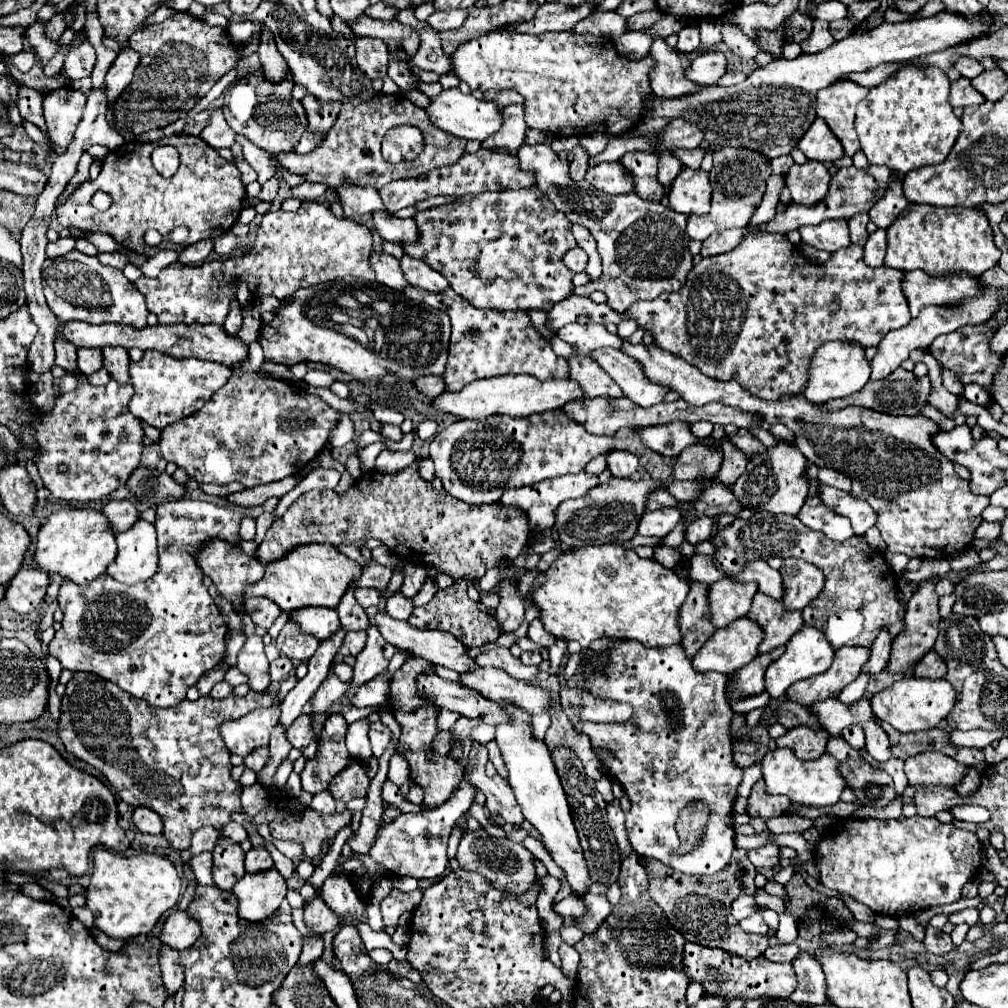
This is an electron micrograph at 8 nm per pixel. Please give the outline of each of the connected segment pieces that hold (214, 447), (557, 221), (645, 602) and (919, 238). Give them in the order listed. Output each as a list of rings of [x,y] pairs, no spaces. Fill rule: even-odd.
[[[241,373],[231,375],[221,391],[217,391],[217,395],[197,411],[197,415],[163,429],[159,447],[163,459],[185,469],[197,483],[227,485],[231,481],[239,481],[251,489],[299,473],[325,447],[329,433],[339,419],[339,411],[331,409],[321,397],[311,395],[301,385],[273,379],[267,373]]]
[[[537,187],[519,191],[485,191],[471,201],[457,199],[453,203],[433,207],[415,215],[421,227],[421,239],[409,243],[403,251],[411,257],[423,259],[429,267],[449,279],[449,285],[465,297],[473,307],[499,309],[499,311],[549,311],[555,303],[571,295],[573,271],[565,267],[563,255],[575,247],[571,223],[549,203],[547,195]]]
[[[589,545],[561,553],[553,565],[539,573],[531,585],[531,599],[541,611],[541,623],[545,629],[567,641],[579,641],[583,651],[589,649],[591,641],[599,637],[613,639],[635,639],[645,647],[661,647],[681,643],[679,631],[679,609],[689,593],[689,583],[683,581],[673,569],[661,567],[653,559],[641,559],[635,551],[621,545]]]
[[[909,205],[893,227],[887,229],[887,255],[885,265],[899,271],[921,269],[931,277],[945,277],[955,273],[967,273],[969,277],[977,277],[987,269],[995,267],[999,255],[993,247],[993,233],[985,215],[979,209],[953,207],[953,209],[937,209],[931,205]],[[931,215],[937,215],[939,221],[929,221]]]

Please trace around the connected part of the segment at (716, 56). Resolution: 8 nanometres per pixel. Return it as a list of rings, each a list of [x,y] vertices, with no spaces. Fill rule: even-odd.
[[[709,51],[709,55],[699,55],[697,61],[691,63],[687,75],[695,83],[715,85],[727,71],[727,59],[721,51]]]

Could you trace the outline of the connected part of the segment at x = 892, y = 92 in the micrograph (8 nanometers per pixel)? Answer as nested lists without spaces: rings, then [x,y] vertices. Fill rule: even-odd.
[[[903,67],[859,103],[855,131],[871,165],[887,165],[899,175],[945,161],[961,133],[961,121],[949,105],[947,75],[937,67]]]

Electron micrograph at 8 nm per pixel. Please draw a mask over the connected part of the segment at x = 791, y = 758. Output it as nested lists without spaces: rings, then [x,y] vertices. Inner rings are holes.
[[[773,749],[761,759],[761,771],[767,795],[785,795],[793,803],[807,807],[831,807],[839,801],[843,789],[847,787],[847,783],[841,781],[841,773],[837,771],[837,761],[829,755],[823,755],[815,761],[801,761],[789,749]]]

